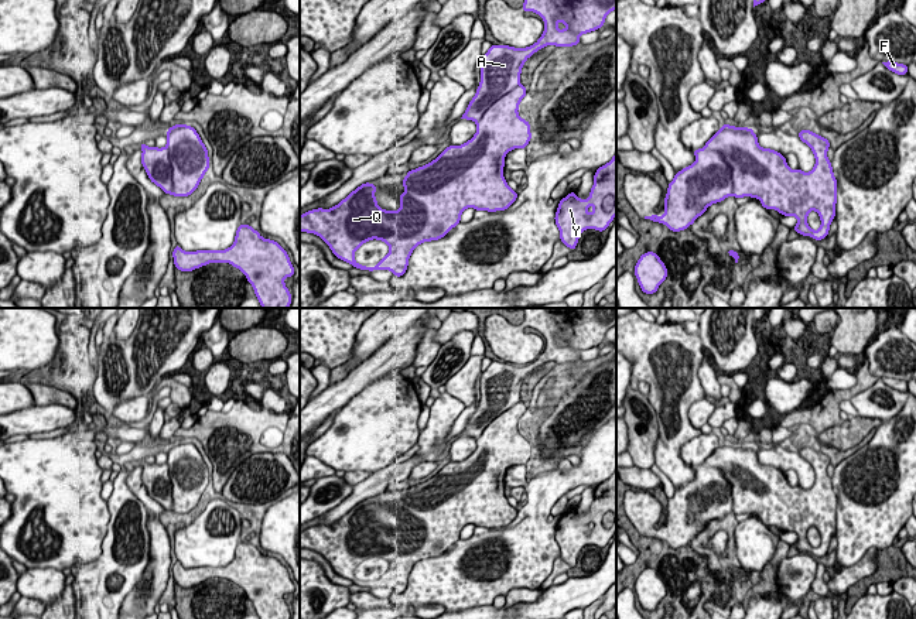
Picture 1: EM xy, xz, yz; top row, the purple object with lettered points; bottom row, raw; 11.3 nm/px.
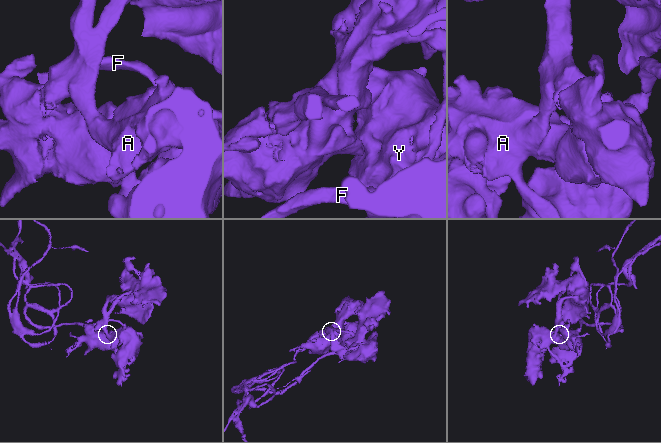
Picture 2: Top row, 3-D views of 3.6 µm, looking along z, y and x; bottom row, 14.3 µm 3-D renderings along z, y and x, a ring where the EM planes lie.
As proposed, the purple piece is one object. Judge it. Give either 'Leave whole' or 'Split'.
Leave whole

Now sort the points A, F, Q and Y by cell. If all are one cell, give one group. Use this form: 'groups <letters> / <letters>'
groups A F Q Y

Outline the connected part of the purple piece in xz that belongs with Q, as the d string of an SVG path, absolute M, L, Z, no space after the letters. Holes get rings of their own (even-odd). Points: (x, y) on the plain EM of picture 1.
M523 308L522 328L533 328L544 336L544 348L536 360L526 365L495 362L481 373L481 399L461 435L476 440L476 449L461 462L447 464L431 479L411 486L401 497L407 507L400 510L400 526L380 526L375 514L376 500L365 499L345 516L329 526L312 526L300 533L300 550L319 553L332 570L351 579L355 585L376 588L389 586L401 594L416 562L444 554L461 538L466 524L499 529L517 516L502 486L505 473L515 465L526 465L530 459L530 440L519 430L519 420L527 406L520 400L522 384L527 375L547 362L572 363L581 359L580 352L599 346L606 332L616 325L616 308L574 308L568 312L547 312L544 308ZM368 557L382 557L389 561L389 570L375 582L368 584L355 578L355 568Z

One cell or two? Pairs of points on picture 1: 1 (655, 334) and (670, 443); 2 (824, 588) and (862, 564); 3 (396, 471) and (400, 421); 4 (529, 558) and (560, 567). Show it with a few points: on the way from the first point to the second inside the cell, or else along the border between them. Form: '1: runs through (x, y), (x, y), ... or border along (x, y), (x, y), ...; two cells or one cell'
1: runs through (686, 348), (694, 366), (682, 411); one cell
2: runs through (834, 587), (853, 574); one cell
3: border along (393, 461), (371, 474); two cells
4: border along (559, 554), (552, 573), (537, 590); two cells

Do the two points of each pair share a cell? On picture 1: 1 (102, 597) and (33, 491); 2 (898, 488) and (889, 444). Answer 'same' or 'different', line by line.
1: different
2: same

